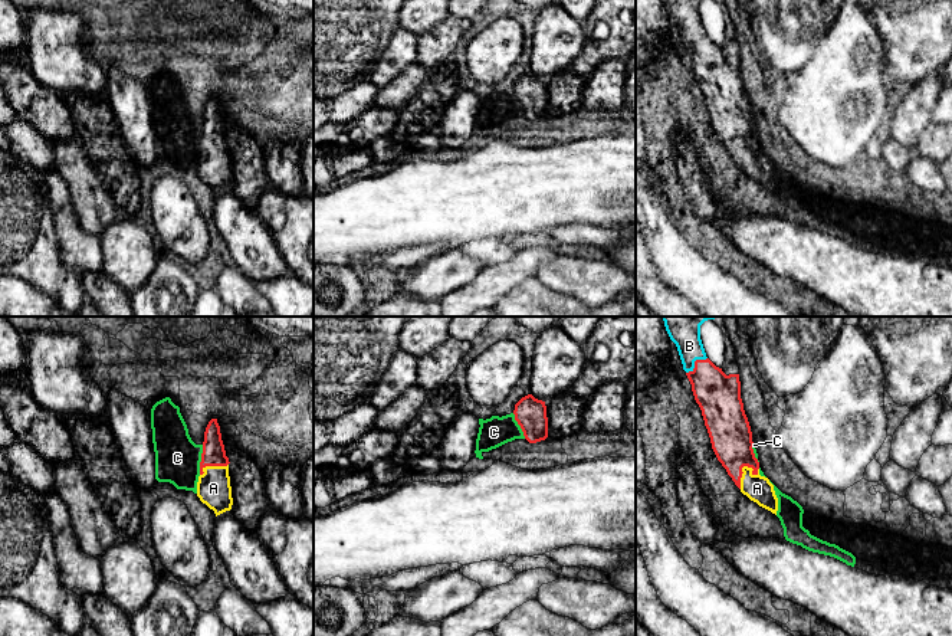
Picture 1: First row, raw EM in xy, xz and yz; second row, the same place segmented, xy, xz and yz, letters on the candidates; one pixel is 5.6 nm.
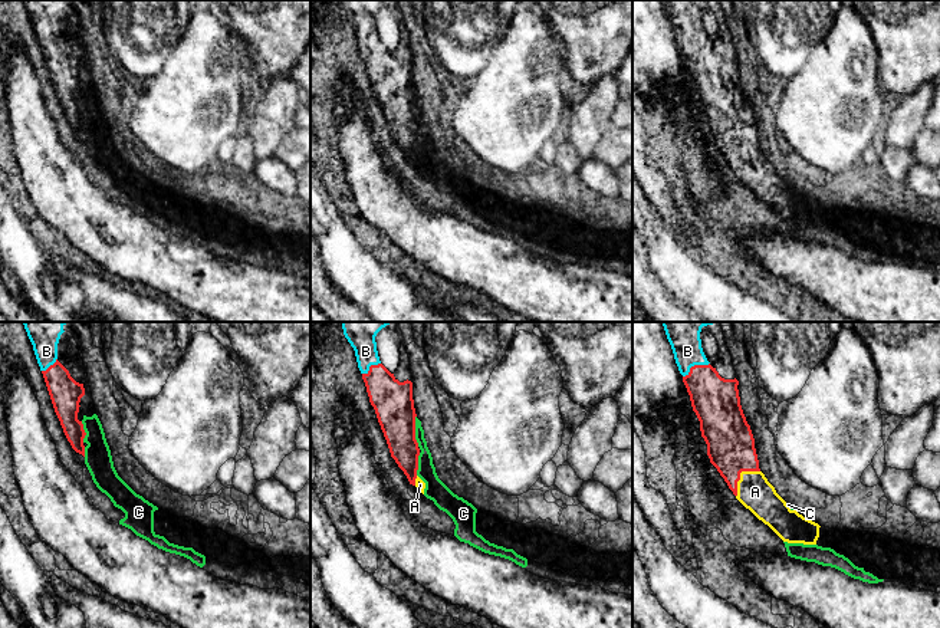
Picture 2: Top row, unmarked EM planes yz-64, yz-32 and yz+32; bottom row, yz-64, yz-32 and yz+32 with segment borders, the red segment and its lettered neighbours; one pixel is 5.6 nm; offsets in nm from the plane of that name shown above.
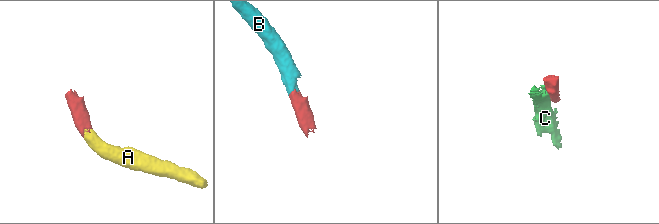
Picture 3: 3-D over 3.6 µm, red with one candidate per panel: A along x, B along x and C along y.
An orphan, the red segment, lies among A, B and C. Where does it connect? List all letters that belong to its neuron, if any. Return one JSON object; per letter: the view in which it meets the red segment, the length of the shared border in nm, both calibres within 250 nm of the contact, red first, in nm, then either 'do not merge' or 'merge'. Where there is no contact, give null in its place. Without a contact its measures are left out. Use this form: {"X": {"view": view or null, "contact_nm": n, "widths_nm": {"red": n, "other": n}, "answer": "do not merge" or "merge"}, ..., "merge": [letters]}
{"A": {"view": "yz", "contact_nm": 160, "widths_nm": {"red": 240, "other": 150}, "answer": "merge"}, "B": {"view": "yz", "contact_nm": 150, "widths_nm": {"red": 240, "other": 160}, "answer": "merge"}, "C": {"view": "xy", "contact_nm": 170, "widths_nm": {"red": 130, "other": 260}, "answer": "do not merge"}, "merge": ["A", "B"]}

